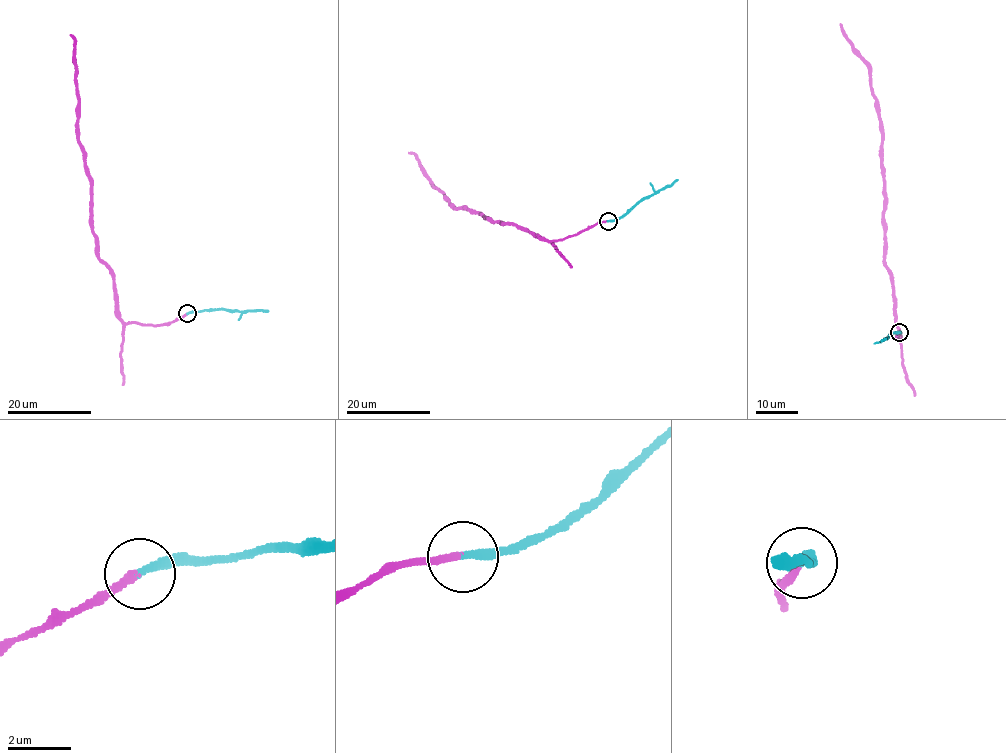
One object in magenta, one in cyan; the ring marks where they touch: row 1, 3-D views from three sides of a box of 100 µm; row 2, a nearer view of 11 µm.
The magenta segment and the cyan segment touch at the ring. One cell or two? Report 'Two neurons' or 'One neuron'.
One neuron

